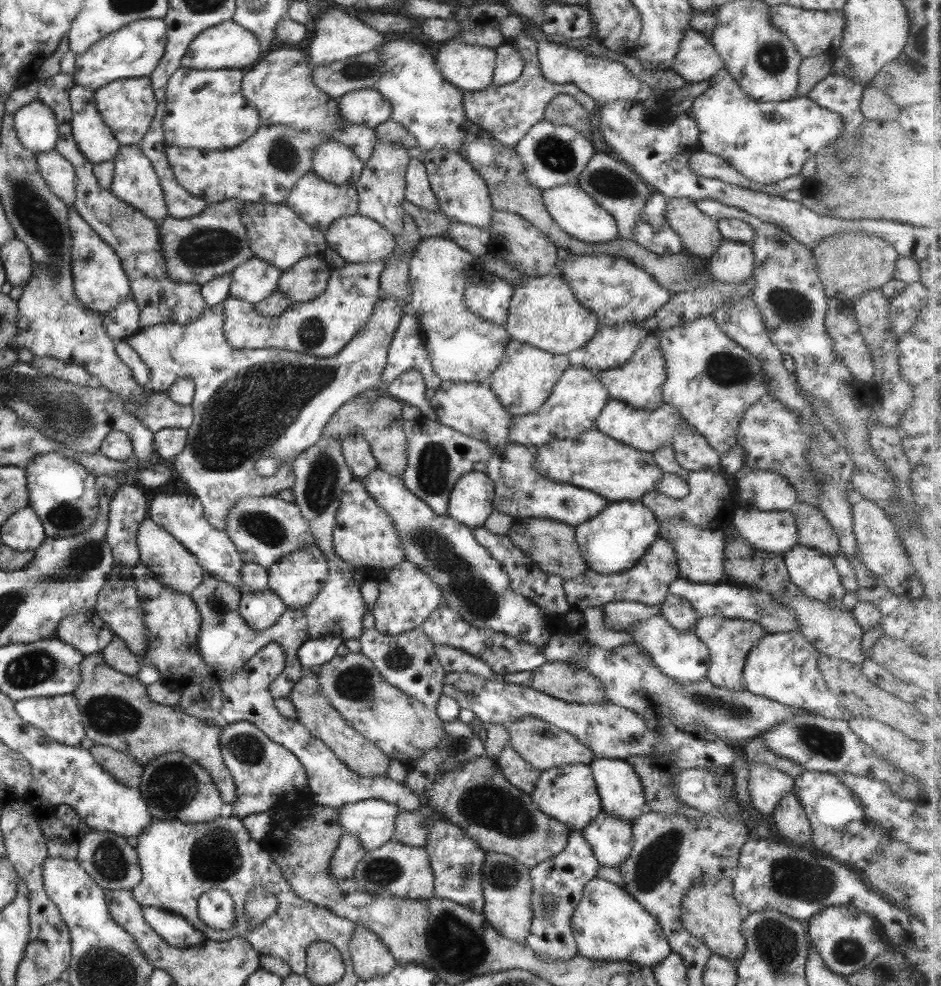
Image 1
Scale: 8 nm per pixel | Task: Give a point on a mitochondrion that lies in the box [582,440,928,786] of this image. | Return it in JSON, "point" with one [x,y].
{"point":[830,745]}

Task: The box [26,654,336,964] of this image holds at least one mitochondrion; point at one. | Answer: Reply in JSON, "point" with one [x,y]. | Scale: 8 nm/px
{"point":[171,785]}

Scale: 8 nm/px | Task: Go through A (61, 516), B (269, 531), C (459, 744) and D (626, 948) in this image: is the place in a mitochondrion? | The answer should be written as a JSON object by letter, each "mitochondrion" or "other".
{"A":"mitochondrion","B":"mitochondrion","C":"mitochondrion","D":"other"}

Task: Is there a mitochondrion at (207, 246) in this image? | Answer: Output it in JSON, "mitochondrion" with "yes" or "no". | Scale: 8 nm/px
{"mitochondrion":"yes"}

